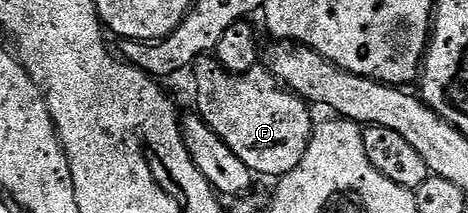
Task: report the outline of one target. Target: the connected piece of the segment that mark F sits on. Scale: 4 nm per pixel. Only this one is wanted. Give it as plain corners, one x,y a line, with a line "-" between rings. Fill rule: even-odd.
208,55
195,61
194,71
198,116
231,148
241,163
250,167
252,174
264,173
278,179
299,166
313,132
308,102
284,87
267,67
230,73
219,66
214,56

